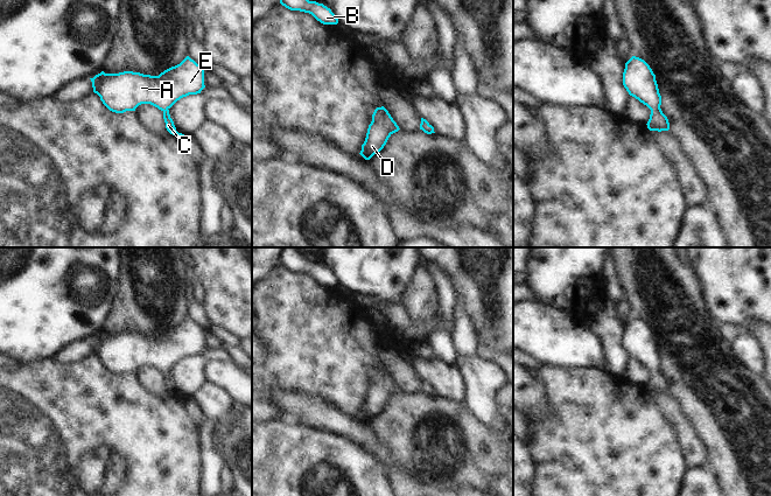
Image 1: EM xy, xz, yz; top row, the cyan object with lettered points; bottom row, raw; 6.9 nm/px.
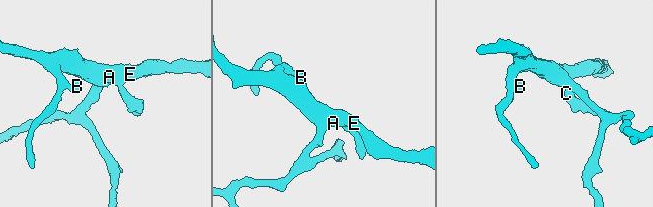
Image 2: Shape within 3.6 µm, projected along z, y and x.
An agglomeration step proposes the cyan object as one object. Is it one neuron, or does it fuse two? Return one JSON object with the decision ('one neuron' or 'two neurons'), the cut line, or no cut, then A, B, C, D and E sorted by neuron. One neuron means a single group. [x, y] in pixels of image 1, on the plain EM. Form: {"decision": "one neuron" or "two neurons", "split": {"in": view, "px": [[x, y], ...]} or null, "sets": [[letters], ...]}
{"decision": "one neuron", "split": null, "sets": [["A", "B", "C", "D", "E"]]}

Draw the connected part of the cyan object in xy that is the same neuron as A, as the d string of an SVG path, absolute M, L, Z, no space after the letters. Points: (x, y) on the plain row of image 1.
M189 317L159 337L133 333L119 335L101 333L90 341L93 354L110 372L124 375L135 372L141 365L150 365L163 373L167 392L183 404L185 397L176 392L169 370L181 359L201 355L205 349L204 329Z

